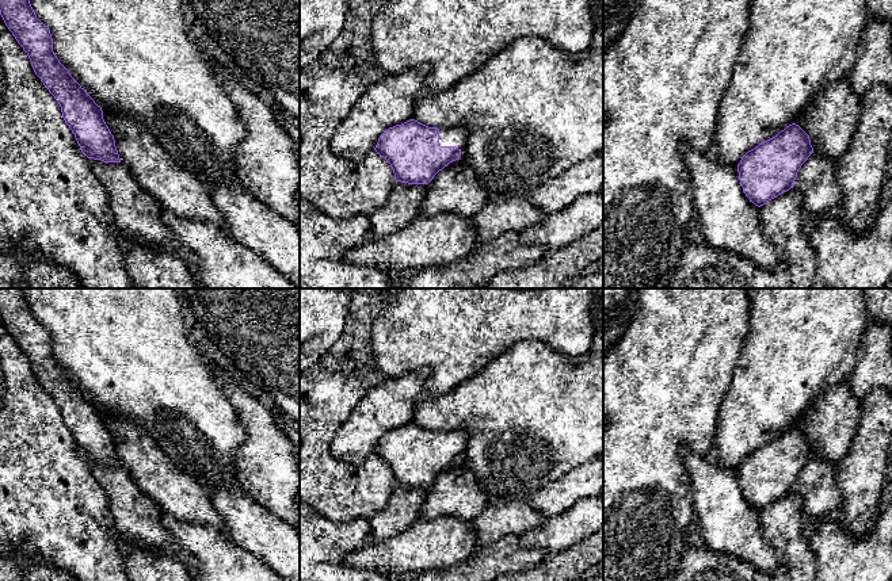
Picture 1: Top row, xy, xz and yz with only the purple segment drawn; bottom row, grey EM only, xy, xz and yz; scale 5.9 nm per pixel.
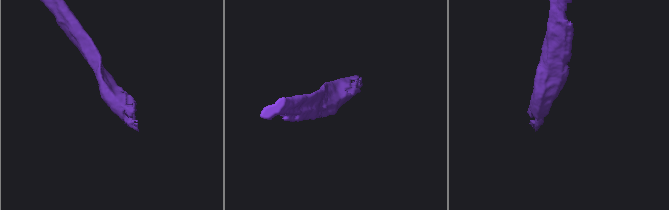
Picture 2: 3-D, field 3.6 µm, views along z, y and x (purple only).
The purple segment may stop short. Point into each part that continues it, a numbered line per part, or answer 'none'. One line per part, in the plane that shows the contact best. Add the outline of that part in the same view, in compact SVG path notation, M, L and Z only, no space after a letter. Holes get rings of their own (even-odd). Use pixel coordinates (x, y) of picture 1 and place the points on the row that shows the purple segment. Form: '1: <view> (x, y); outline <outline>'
1: xz (457, 137); outline M461 126L457 127L441 127L439 129L439 145L455 146L464 149L468 141L469 130Z

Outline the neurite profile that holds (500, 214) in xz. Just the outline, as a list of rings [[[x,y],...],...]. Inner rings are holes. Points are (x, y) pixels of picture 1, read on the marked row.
[[[523,195],[491,196],[474,214],[477,240],[499,238],[508,232],[518,232],[535,225],[546,214]]]

